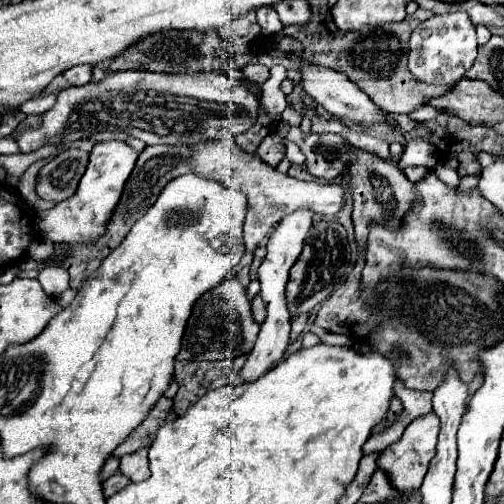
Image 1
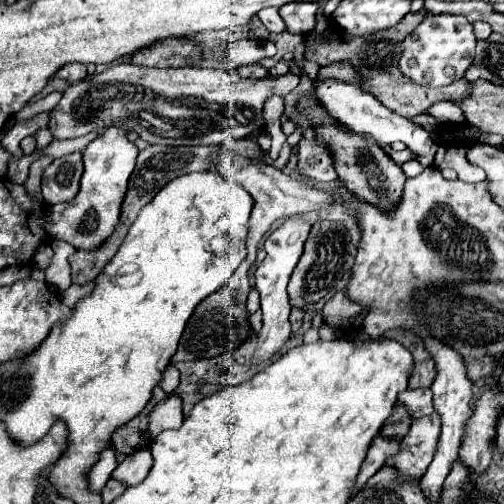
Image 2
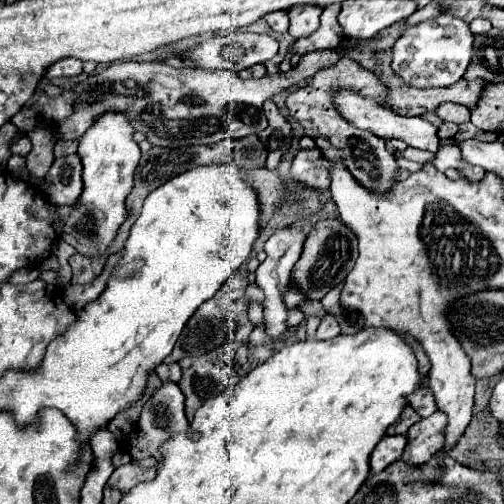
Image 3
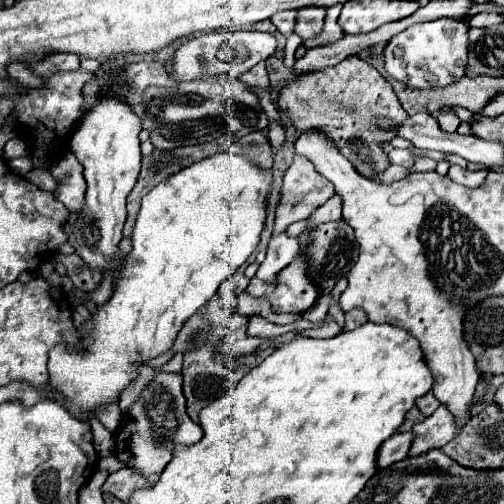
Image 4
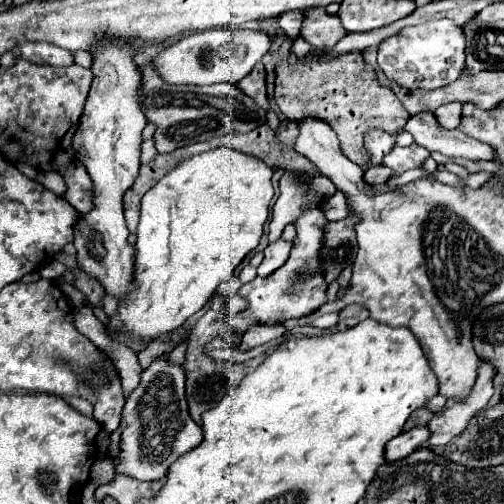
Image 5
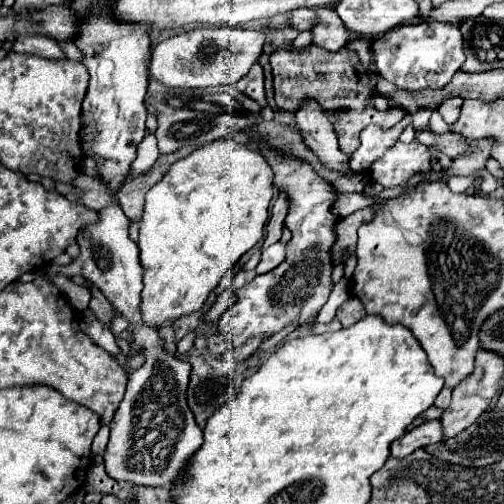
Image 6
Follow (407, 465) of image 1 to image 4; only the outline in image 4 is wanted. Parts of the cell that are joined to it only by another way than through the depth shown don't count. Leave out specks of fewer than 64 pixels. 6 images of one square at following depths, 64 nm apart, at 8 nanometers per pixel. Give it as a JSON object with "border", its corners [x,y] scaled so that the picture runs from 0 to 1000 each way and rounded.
{"border":[[[873,806],[857,825],[825,841],[817,849],[817,861],[821,877],[813,885],[810,905],[833,905],[857,889],[885,885],[905,861],[905,833],[897,833],[897,821],[881,806]]]}

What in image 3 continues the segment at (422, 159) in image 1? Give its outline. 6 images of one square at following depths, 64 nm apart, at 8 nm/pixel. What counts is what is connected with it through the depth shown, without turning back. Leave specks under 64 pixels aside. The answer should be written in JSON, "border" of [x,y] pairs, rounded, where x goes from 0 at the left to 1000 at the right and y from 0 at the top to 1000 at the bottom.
{"border":[[[671,179],[663,187],[663,194],[659,194],[659,206],[663,206],[663,214],[675,222],[675,230],[683,238],[690,238],[694,246],[702,246],[714,258],[738,262],[750,274],[762,274],[762,278],[790,274],[790,278],[802,278],[817,294],[833,294],[833,298],[849,298],[849,302],[865,302],[869,290],[873,290],[873,274],[865,266],[865,254],[849,238],[841,238],[833,230],[817,230],[817,234],[810,234],[810,230],[786,230],[786,222],[762,214],[742,194],[718,190],[718,187],[698,183],[698,179]]]}

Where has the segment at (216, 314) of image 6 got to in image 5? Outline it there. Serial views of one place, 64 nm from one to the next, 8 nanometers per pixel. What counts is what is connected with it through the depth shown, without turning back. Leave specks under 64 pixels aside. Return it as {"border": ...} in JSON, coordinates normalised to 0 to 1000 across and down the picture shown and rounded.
{"border":[[[448,587],[448,615],[460,623],[476,623],[488,611],[488,591],[480,587]]]}

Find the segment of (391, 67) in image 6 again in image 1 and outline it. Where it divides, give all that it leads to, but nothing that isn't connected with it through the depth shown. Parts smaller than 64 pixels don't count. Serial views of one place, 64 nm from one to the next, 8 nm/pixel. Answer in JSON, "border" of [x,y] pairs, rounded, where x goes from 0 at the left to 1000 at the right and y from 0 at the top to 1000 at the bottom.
{"border":[[[909,20],[877,32],[857,32],[837,44],[813,71],[810,139],[817,139],[829,159],[841,159],[849,167],[897,171],[937,135],[944,119],[944,99],[944,56],[925,24]]]}

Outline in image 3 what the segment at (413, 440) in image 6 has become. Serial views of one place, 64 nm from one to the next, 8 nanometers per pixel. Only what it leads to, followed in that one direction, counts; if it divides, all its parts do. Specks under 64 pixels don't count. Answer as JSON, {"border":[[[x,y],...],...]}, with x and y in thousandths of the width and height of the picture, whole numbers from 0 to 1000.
{"border":[[[762,865],[734,901],[734,913],[730,913],[734,940],[750,940],[770,921],[794,913],[802,885],[806,885],[806,865]]]}

